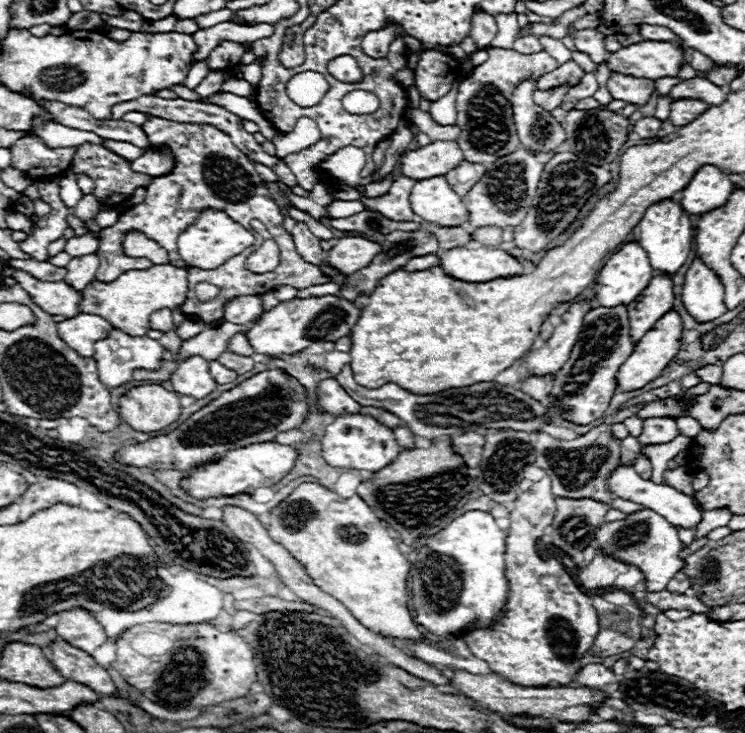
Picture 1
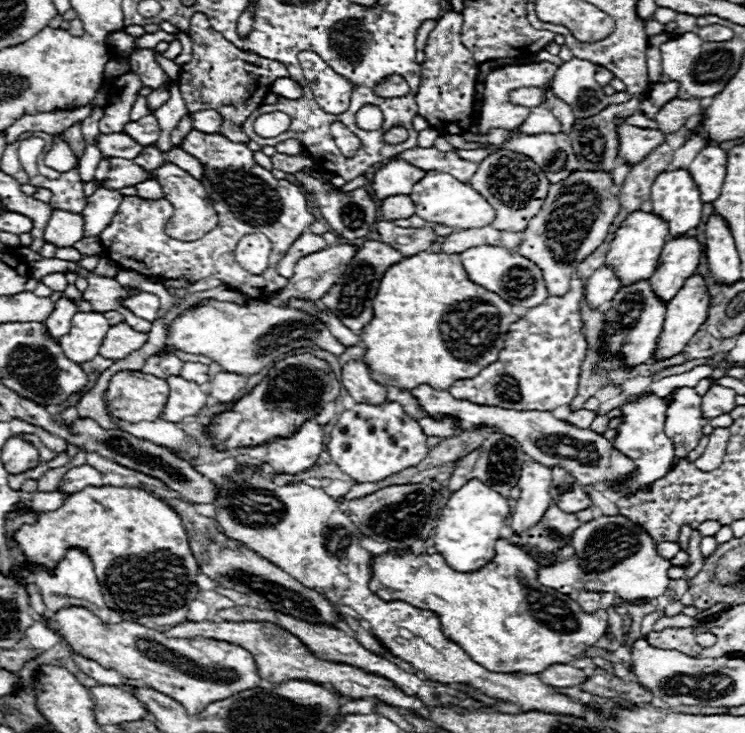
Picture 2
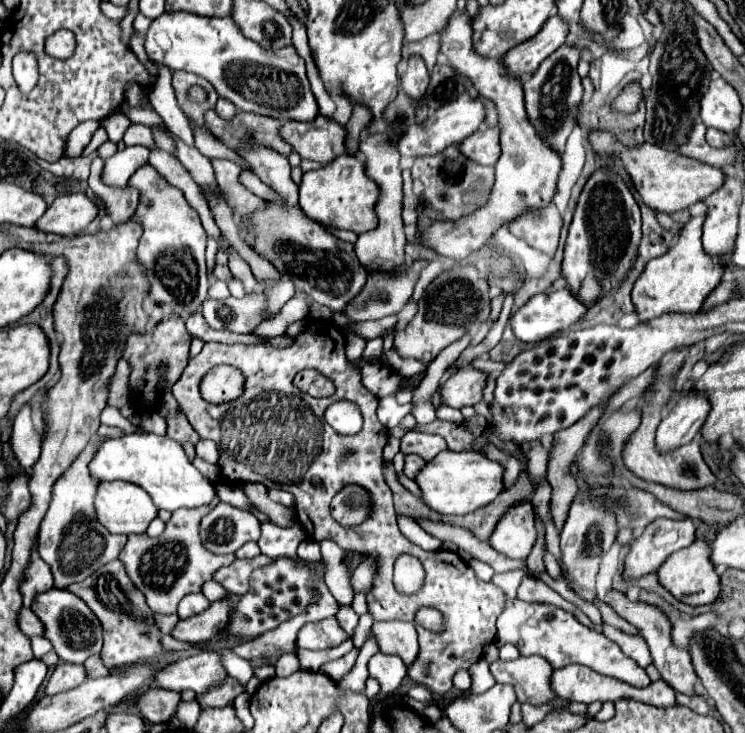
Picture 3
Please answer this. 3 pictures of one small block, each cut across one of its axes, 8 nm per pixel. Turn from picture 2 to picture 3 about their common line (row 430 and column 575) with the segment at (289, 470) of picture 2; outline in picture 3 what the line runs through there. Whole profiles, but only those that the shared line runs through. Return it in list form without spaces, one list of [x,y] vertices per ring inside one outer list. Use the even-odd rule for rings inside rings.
[[[564,286],[562,290],[556,290],[556,292],[542,292],[542,294],[532,296],[516,314],[512,314],[510,322],[512,322],[514,334],[516,334],[518,340],[522,340],[522,342],[542,342],[542,340],[574,326],[586,312],[588,312],[588,306],[584,306],[578,298],[574,298],[570,288]]]

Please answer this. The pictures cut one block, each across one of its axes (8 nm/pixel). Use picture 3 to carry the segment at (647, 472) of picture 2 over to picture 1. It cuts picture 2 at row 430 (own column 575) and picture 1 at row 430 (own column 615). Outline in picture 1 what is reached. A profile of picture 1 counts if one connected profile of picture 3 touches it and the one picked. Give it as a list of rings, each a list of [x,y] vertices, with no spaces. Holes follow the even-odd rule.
[[[644,418],[642,434],[638,436],[638,442],[642,446],[648,444],[666,444],[672,442],[678,436],[678,428],[674,418]]]

